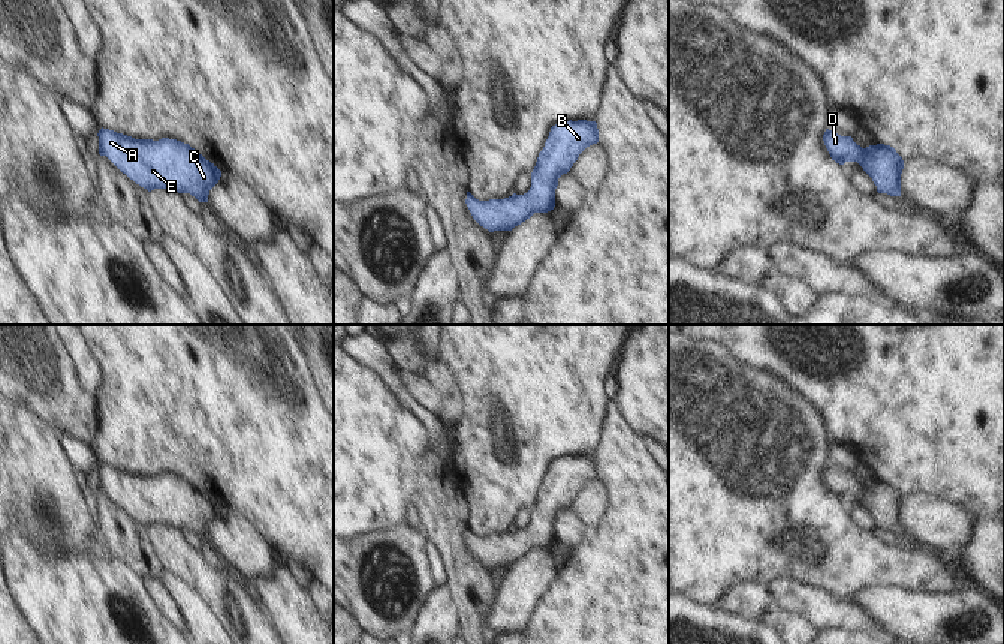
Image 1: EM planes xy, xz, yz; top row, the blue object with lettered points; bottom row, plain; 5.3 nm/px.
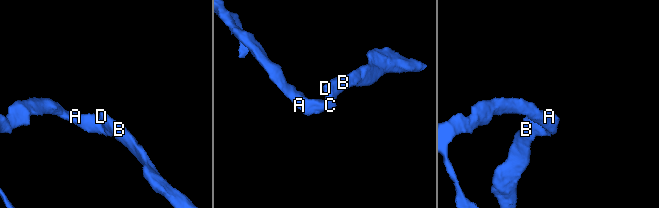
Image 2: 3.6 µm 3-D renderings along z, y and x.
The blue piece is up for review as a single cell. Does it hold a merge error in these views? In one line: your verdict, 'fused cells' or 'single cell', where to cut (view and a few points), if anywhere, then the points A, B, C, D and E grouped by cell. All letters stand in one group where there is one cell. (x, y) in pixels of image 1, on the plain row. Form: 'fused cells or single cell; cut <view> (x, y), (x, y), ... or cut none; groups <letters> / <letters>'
single cell; cut none; groups A B C D E

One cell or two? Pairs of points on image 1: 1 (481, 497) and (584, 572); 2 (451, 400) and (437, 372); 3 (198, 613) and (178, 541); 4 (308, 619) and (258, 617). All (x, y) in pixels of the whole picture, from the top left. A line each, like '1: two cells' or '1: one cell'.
1: two cells
2: one cell
3: two cells
4: two cells

